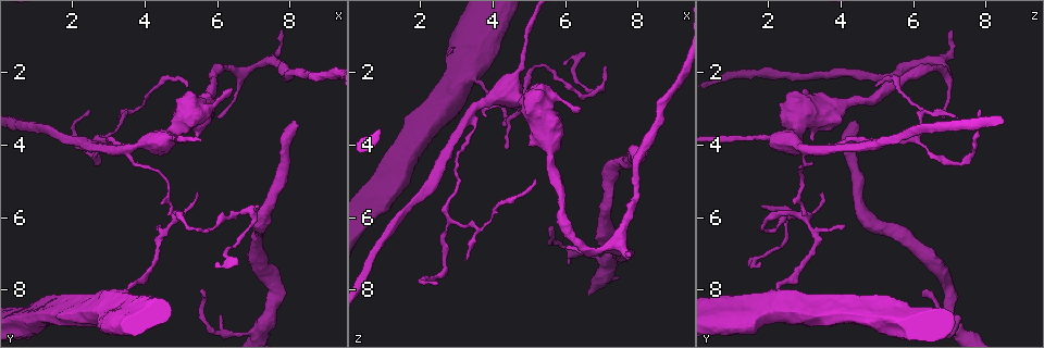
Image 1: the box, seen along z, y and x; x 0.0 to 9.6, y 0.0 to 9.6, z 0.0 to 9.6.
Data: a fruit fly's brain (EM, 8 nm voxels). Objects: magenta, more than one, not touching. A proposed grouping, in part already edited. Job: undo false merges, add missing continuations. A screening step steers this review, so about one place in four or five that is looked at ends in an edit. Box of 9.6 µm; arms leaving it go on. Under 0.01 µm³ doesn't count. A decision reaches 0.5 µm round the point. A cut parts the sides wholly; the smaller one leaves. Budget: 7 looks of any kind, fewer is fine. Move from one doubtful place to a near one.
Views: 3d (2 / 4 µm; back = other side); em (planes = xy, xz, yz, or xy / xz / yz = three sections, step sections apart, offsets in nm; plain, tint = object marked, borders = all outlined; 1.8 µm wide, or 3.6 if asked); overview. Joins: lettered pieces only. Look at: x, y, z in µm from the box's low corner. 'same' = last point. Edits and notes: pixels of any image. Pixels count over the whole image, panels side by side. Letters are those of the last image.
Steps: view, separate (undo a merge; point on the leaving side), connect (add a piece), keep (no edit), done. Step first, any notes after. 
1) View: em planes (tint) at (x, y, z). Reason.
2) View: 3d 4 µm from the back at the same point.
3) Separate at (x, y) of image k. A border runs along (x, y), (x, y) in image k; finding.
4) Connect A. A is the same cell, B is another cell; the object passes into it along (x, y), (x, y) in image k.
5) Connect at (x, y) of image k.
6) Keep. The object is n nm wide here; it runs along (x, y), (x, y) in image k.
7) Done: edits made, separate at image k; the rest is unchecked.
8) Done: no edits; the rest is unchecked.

View: 3d 2 µm from the back at (4.85, 6.00, 3.00). Three arms meet.

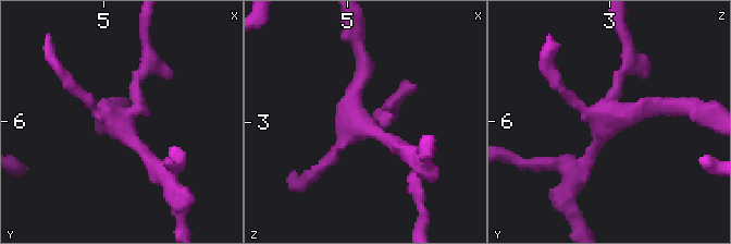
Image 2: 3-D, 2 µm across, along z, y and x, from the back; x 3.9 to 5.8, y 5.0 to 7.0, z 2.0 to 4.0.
View: em xy step 16 (tint) at (4.86, 5.98, 3.00). Need the tissue.

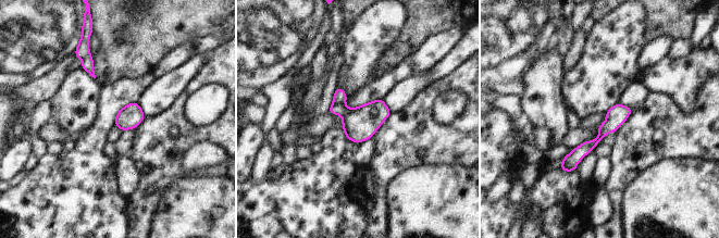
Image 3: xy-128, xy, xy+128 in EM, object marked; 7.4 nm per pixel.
View: em xy step 16 (borders) at the same point.

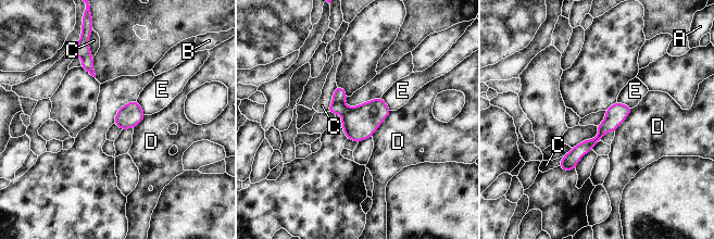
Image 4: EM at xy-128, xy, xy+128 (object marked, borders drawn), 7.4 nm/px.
Keep. The longest contact is with D, 240 nm; A, B, C, D and E are other cells; a border runs along (391, 111), (371, 136) in image 4; one neuron here.

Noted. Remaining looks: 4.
View: em 3.6 µm planes (tint) at (3.60, 4.15, 2.85). Small branch off a trunk.

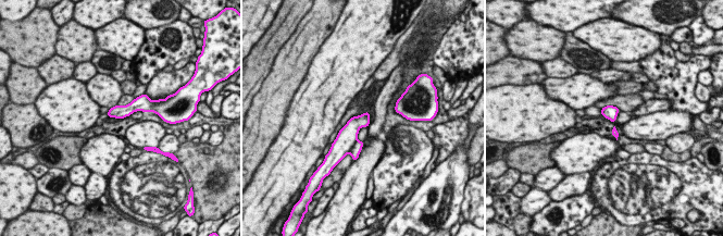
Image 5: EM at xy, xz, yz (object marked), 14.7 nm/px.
View: em 3.6 µm planes (borders) at the same point.

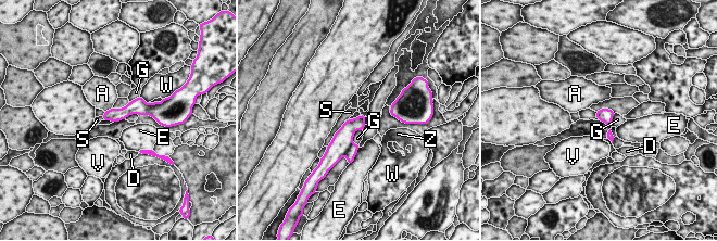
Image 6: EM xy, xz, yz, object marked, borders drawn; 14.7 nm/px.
Separate at (343, 138) of image 6. The object is 190 nm wide here; the longest contact is with S, 460 nm; A, D, E, G, S, V, W and Z are other cells; two neurons meet here.

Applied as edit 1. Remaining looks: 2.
View: em planes (borders) at (8.10, 3.30, 4.45).

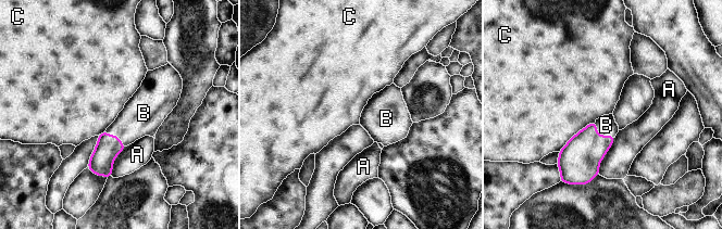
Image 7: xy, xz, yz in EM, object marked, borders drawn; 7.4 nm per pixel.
Connect B. B is the same cell, A and C are other cells; the object passes into it along (579, 162), (600, 136), (606, 125) in image 7; it goes on there.

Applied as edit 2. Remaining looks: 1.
Done: edits made, separate at image 6, connect at image 7; the rest is unchecked.

